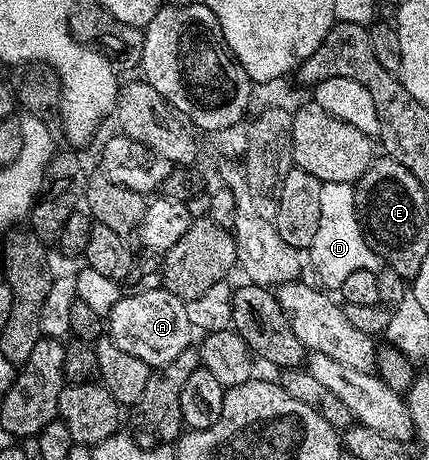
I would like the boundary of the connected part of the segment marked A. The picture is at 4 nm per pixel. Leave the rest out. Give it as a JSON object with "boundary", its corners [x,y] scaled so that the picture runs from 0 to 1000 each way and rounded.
{"boundary":[[[385,624],[366,626],[340,628],[333,637],[296,635],[270,659],[270,667],[261,667],[252,691],[252,730],[266,739],[270,754],[298,763],[298,772],[312,772],[317,780],[336,780],[336,789],[345,789],[354,798],[375,798],[401,789],[401,780],[410,780],[410,772],[420,772],[420,763],[441,759],[448,750],[448,741],[443,741],[448,717],[438,702],[434,657],[394,637]]]}

